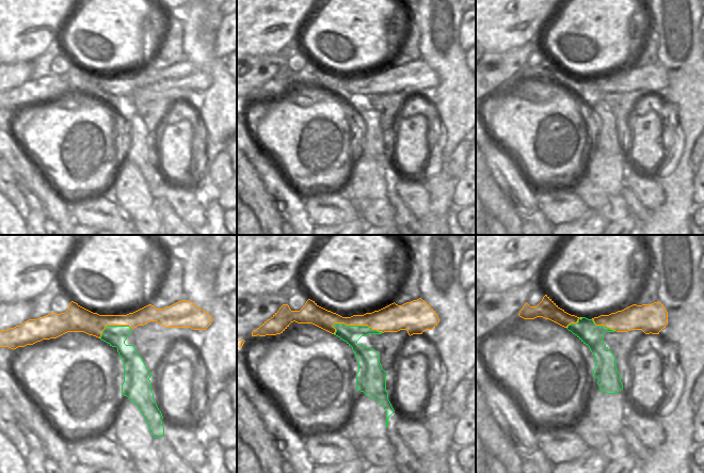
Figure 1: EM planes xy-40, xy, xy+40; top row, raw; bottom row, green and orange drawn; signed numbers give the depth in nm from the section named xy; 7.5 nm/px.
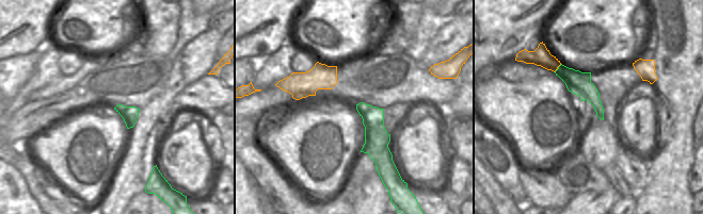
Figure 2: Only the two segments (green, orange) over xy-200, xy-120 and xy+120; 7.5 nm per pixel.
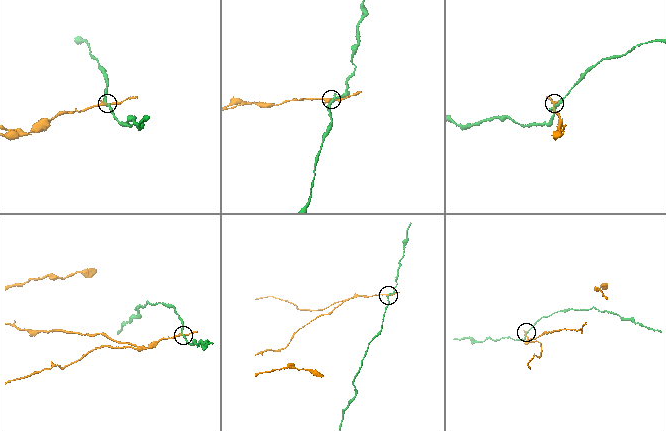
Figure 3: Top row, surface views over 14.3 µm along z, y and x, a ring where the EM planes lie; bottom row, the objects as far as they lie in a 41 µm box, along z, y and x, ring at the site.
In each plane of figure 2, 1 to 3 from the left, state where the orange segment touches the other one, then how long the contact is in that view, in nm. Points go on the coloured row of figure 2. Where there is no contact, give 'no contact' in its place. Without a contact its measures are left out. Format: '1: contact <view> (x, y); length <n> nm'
1: no contact
2: no contact
3: contact xy+120 (558, 68); length 90 nm

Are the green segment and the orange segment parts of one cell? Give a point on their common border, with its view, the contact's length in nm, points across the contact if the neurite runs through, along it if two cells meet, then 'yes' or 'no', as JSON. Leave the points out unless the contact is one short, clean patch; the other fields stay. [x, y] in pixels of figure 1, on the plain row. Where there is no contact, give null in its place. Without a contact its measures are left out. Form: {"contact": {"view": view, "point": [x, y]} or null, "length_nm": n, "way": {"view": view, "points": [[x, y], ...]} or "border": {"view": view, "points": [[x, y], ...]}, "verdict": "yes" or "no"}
{"contact": {"view": "xy", "point": [357, 87]}, "length_nm": 400, "verdict": "no"}

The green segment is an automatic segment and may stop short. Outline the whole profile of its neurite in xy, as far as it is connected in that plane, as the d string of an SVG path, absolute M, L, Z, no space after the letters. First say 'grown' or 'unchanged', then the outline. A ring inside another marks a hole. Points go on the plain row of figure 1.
unchanged; M334 84L336 90L334 96L345 101L358 120L358 132L356 135L356 151L364 153L366 157L374 159L386 171L386 188L388 179L394 174L394 169L388 160L386 152L387 133L380 124L380 115L372 109L359 106L357 101L368 95L382 95L368 86L347 86Z

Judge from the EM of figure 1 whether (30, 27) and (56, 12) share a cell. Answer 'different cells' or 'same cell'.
same cell

